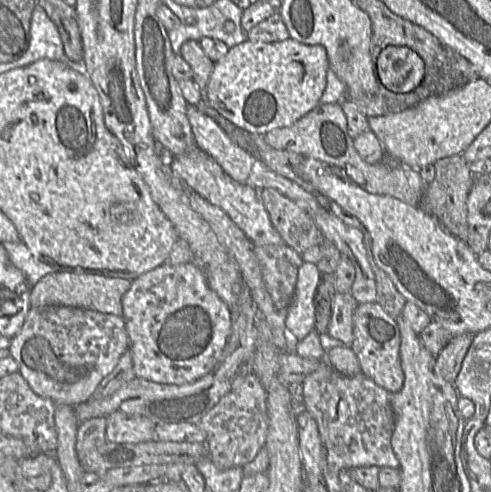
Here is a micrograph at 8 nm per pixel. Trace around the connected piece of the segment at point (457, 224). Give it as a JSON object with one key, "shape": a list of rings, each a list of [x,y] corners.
{"shape":[[[462,154],[439,159],[434,163],[435,178],[425,189],[428,192],[426,201],[432,206],[432,212],[449,233],[462,240],[468,236],[467,200],[475,183],[475,175],[471,173],[469,164]]]}

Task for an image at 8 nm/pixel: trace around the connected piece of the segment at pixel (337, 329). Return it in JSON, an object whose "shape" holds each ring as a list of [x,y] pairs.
{"shape":[[[350,292],[336,293],[327,334],[345,345],[353,340],[353,315],[359,303]]]}

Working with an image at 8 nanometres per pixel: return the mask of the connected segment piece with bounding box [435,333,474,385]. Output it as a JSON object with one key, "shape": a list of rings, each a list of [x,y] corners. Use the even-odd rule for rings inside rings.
{"shape":[[[465,333],[452,337],[447,345],[435,357],[435,371],[453,385],[459,374],[462,362],[473,340],[472,334]]]}

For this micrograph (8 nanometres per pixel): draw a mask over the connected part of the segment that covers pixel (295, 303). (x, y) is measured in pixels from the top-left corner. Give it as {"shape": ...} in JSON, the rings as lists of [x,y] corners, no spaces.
{"shape":[[[304,262],[298,270],[294,296],[287,307],[286,329],[299,341],[314,329],[314,299],[321,280],[317,265]]]}

